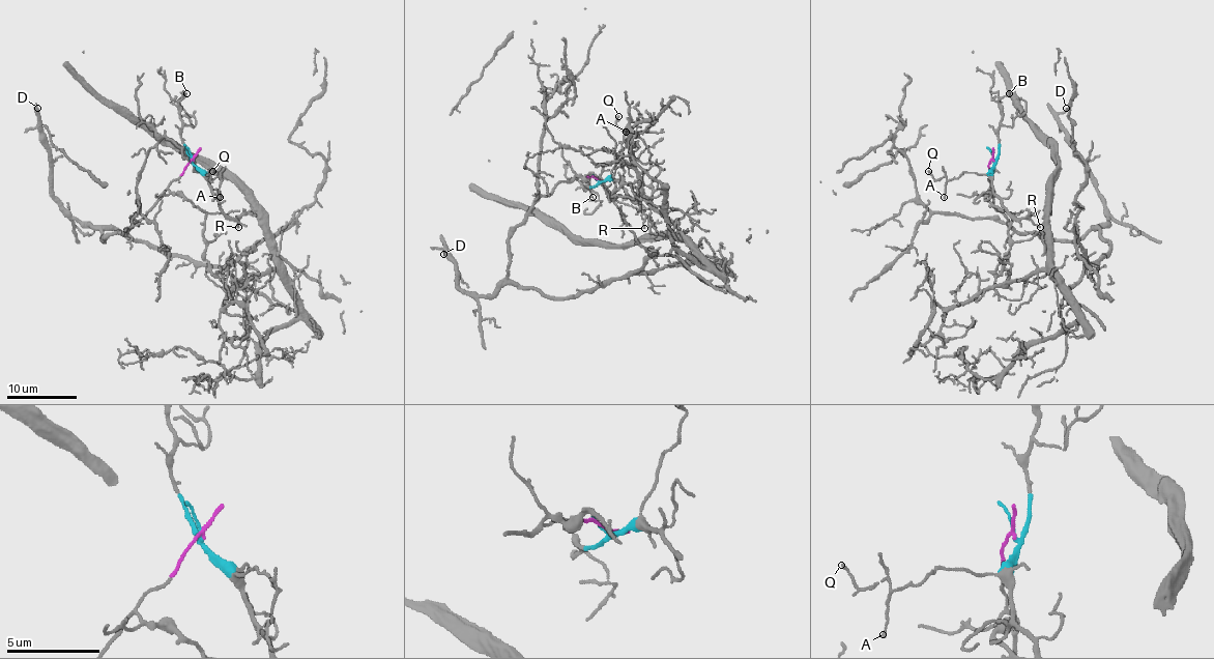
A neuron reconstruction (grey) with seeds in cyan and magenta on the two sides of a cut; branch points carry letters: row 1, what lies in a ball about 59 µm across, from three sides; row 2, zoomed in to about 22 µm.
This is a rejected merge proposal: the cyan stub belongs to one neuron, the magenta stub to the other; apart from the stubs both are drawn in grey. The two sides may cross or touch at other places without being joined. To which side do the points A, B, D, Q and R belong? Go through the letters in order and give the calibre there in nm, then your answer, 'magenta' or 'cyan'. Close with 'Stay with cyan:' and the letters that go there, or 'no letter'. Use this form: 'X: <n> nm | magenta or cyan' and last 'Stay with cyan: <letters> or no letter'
A: 130 nm | cyan
B: 140 nm | cyan
D: 160 nm | magenta
Q: 120 nm | cyan
R: 120 nm | cyan
Stay with cyan: A, B, Q, R

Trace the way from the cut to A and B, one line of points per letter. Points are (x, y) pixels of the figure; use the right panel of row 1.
A: (992, 159), (992, 168), (985, 174), (962, 173), (949, 180), (943, 198)
B: (992, 159), (998, 155), (998, 101), (1008, 93)

